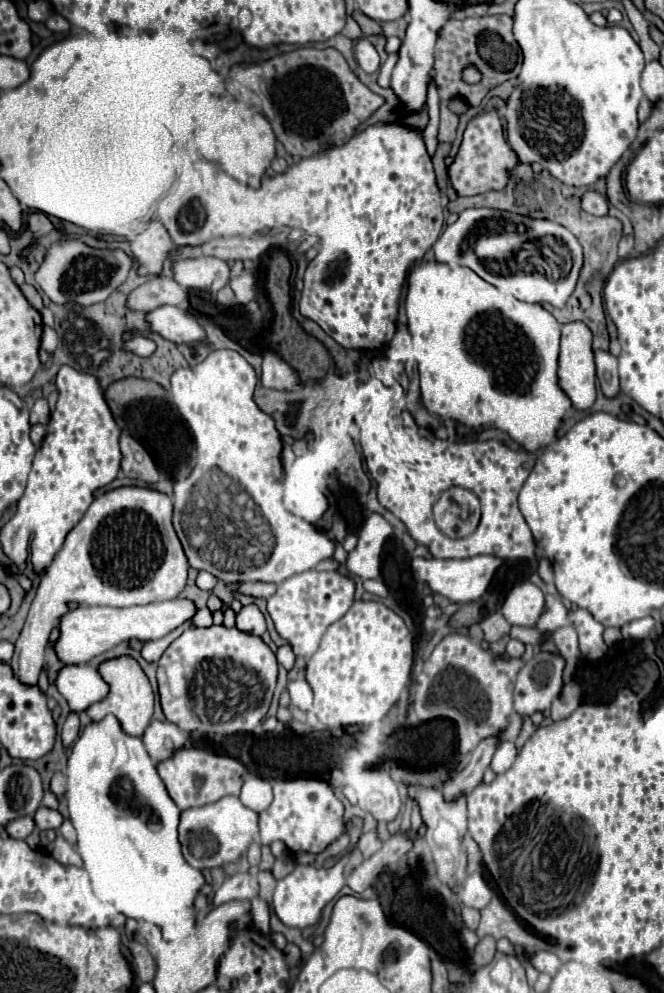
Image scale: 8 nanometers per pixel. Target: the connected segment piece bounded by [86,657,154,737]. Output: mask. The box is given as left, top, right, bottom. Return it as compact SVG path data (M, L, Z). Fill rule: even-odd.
M118 657L118 659L104 661L98 667L98 671L104 675L104 679L108 679L108 683L112 683L112 691L108 693L108 699L92 705L86 713L90 715L92 721L100 721L100 719L104 719L104 715L112 713L120 721L124 733L128 733L132 737L142 737L148 723L152 721L152 713L154 713L154 693L152 693L152 687L144 675L144 671L132 657Z

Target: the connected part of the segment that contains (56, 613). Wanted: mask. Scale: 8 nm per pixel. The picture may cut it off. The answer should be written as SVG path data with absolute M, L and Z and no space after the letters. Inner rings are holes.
M120 487L98 495L40 579L26 625L16 641L12 669L24 683L38 683L48 635L58 617L68 613L68 601L110 607L146 605L178 597L186 579L188 559L172 527L172 499L168 495L144 487Z

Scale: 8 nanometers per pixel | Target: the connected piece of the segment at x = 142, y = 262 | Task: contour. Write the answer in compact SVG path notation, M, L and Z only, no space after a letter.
M152 221L132 243L132 255L138 263L138 275L160 275L162 263L174 249L174 243L160 221Z

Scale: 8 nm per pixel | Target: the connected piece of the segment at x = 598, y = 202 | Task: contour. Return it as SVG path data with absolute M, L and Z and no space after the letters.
M588 191L586 195L582 195L582 209L586 213L592 213L592 215L608 215L608 203L606 199L600 195L600 193L594 193L594 191Z

